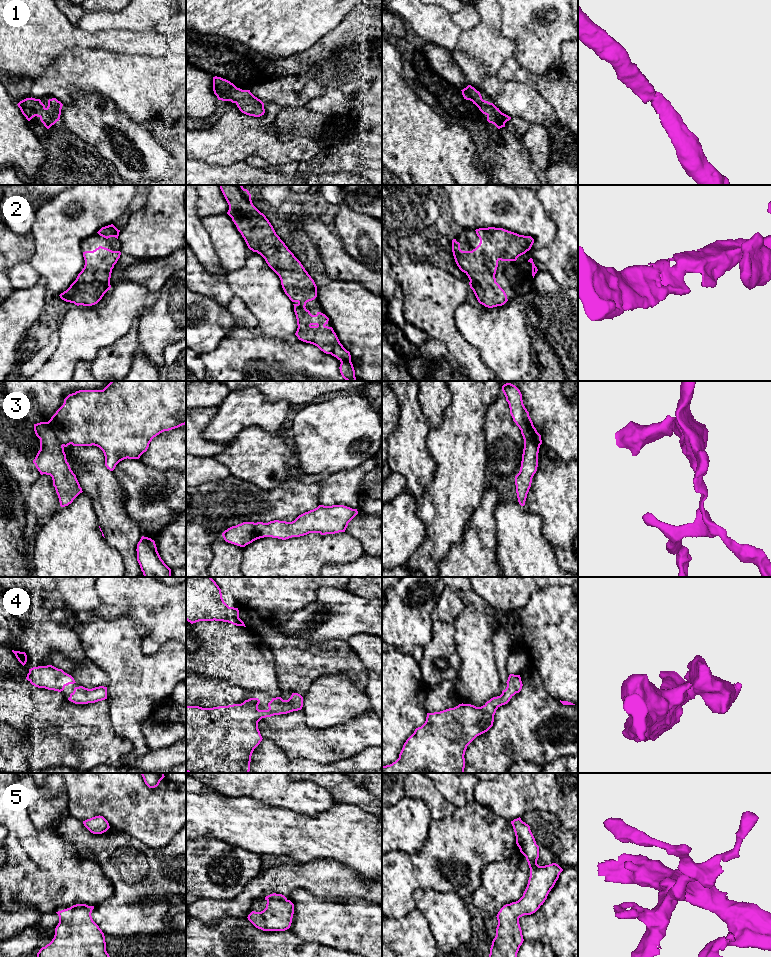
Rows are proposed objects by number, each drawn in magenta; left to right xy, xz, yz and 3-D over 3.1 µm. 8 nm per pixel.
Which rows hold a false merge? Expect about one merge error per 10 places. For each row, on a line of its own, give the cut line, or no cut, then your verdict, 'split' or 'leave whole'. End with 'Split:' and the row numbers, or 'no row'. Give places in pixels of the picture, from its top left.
1: no cut | leave whole
2: no cut | leave whole
3: xy (47, 422), (56, 438), (63, 445) | split
4: no cut | leave whole
5: no cut | leave whole
Split: 3

